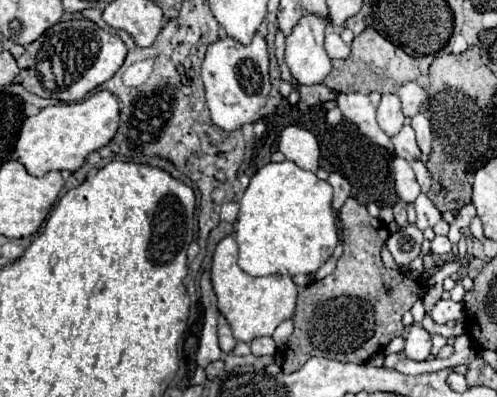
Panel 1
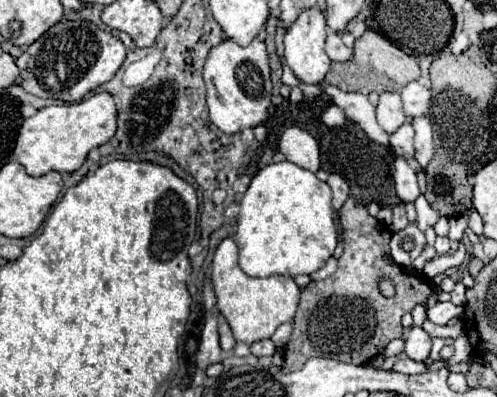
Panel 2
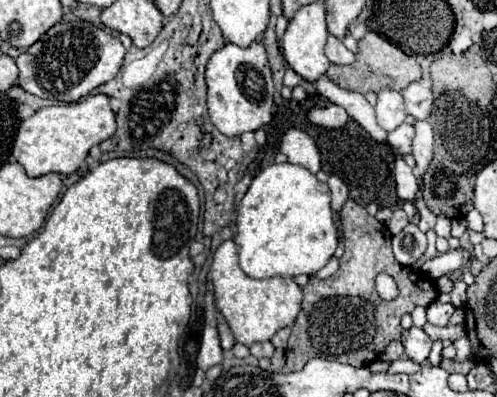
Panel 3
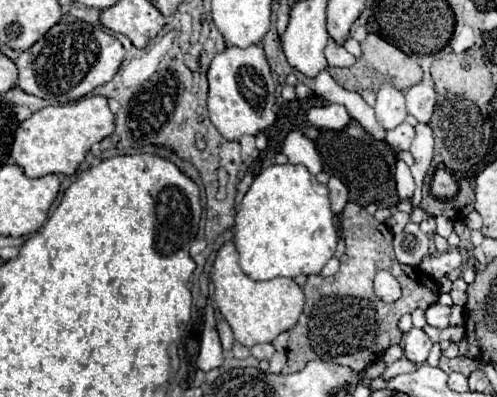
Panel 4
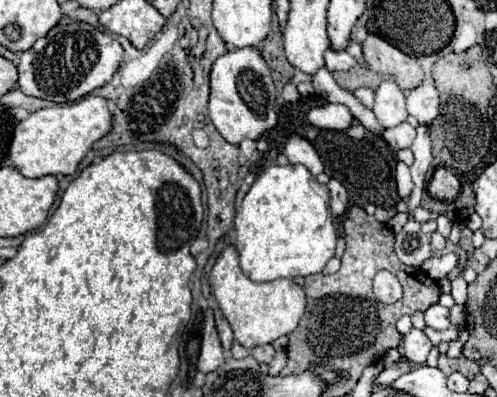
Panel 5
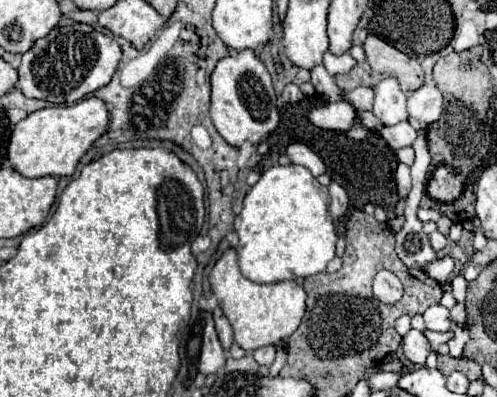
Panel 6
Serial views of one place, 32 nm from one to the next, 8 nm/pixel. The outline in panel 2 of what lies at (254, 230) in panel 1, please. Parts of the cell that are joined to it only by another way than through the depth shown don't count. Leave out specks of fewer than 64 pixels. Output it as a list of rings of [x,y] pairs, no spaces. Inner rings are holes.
[[[284,160],[264,166],[240,200],[234,240],[240,250],[240,268],[254,278],[272,274],[314,274],[334,254],[338,228],[332,210],[332,190],[316,174]]]

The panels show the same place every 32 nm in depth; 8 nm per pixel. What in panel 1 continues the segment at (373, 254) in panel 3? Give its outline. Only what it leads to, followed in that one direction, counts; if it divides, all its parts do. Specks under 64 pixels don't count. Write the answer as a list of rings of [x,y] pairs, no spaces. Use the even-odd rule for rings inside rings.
[[[348,198],[340,208],[340,222],[344,254],[338,258],[332,274],[300,290],[294,314],[294,332],[284,350],[284,372],[298,370],[310,356],[356,364],[366,362],[376,352],[382,352],[394,336],[402,334],[402,314],[426,292],[418,280],[404,278],[400,270],[384,268],[380,248],[390,232],[384,222],[368,214],[366,206]]]

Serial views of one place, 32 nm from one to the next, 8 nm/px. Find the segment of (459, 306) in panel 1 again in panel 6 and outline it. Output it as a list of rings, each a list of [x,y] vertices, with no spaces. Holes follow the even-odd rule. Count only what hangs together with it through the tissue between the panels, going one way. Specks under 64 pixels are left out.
[[[440,304],[430,306],[422,316],[424,316],[424,320],[426,320],[426,328],[430,328],[430,330],[446,332],[446,330],[450,330],[450,326],[452,326],[448,308],[444,308],[444,306],[440,306]]]

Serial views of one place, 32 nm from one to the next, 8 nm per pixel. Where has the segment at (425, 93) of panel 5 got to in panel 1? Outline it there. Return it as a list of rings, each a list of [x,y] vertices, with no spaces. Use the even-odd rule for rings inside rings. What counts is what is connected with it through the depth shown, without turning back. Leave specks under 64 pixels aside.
[[[418,82],[402,84],[396,94],[398,94],[400,102],[402,102],[404,116],[410,116],[410,118],[422,108],[422,102],[426,100],[426,92],[422,90],[422,86]]]

